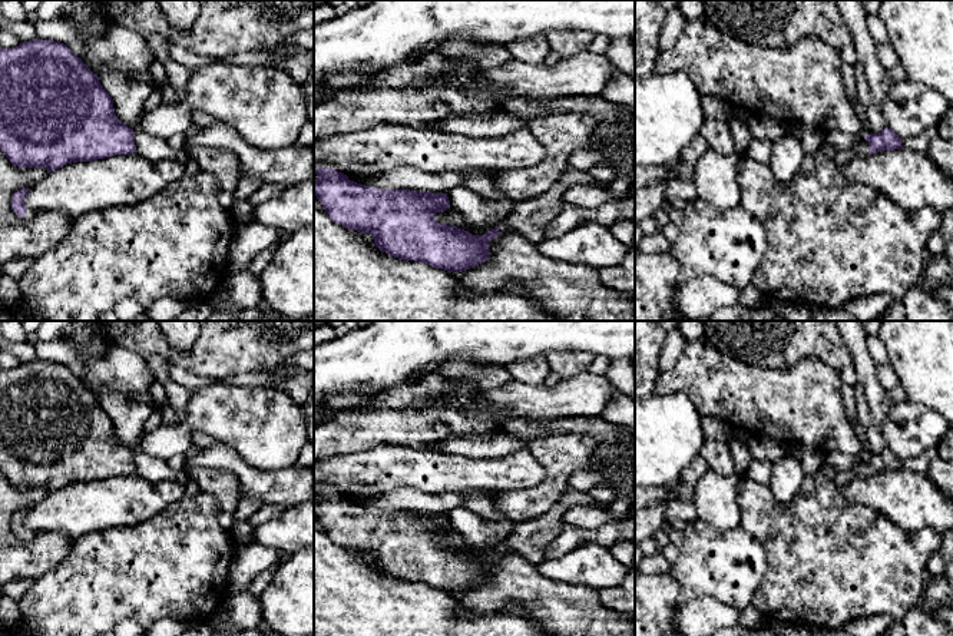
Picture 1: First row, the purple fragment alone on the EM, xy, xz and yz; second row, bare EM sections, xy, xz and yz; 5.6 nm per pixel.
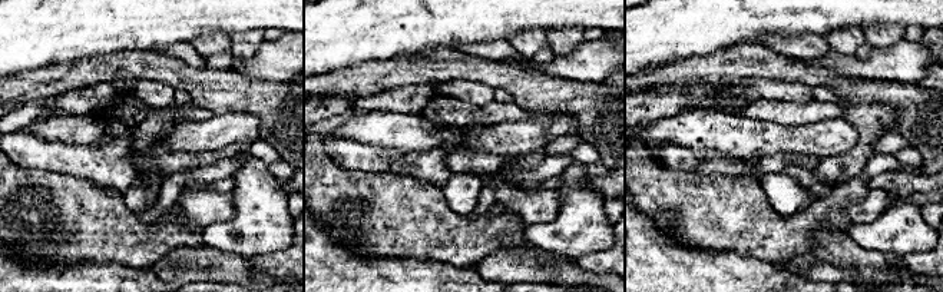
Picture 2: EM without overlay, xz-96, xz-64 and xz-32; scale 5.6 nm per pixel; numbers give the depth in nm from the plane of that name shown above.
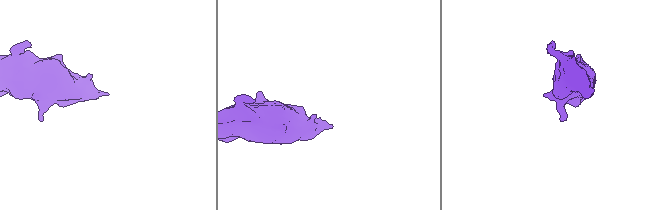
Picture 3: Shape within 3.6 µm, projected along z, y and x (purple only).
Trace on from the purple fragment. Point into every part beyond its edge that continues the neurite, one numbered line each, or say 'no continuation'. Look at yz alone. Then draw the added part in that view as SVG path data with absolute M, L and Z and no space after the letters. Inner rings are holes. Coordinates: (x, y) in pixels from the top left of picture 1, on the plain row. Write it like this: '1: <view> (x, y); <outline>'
1: yz (861, 467); M861 458L853 468L851 471L856 474L856 477L867 477L868 474L868 467L870 464Z

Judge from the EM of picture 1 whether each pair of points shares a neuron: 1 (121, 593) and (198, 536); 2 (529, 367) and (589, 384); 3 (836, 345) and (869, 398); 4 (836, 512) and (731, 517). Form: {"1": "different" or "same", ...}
{"1": "same", "2": "different", "3": "different", "4": "different"}

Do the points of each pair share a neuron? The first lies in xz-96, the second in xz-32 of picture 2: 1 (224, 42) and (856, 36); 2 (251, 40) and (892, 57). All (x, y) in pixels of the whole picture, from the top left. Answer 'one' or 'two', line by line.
1: one
2: two

